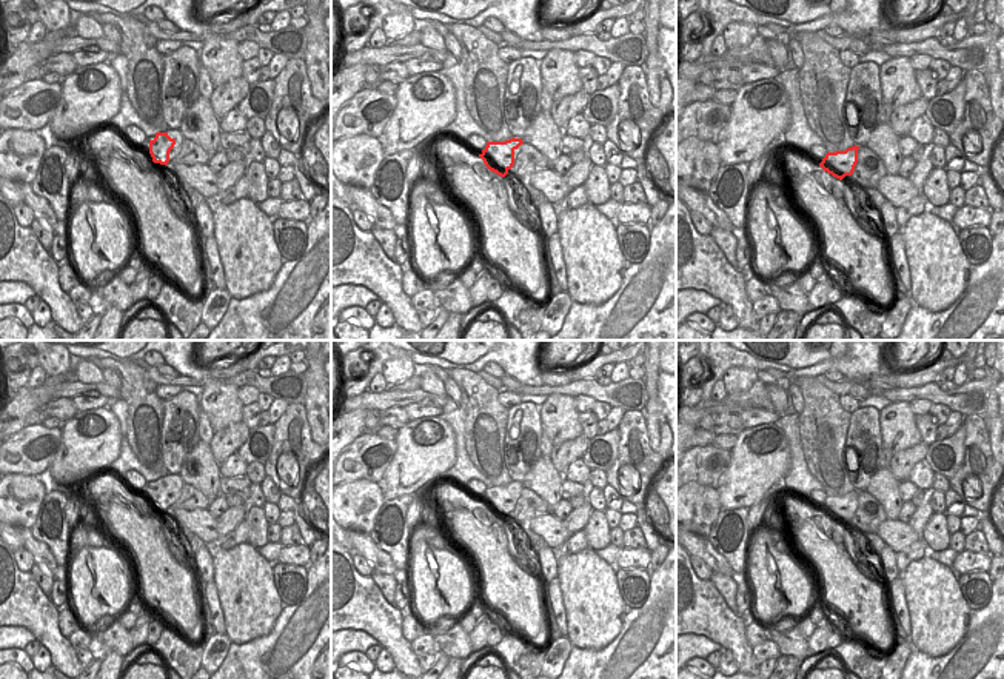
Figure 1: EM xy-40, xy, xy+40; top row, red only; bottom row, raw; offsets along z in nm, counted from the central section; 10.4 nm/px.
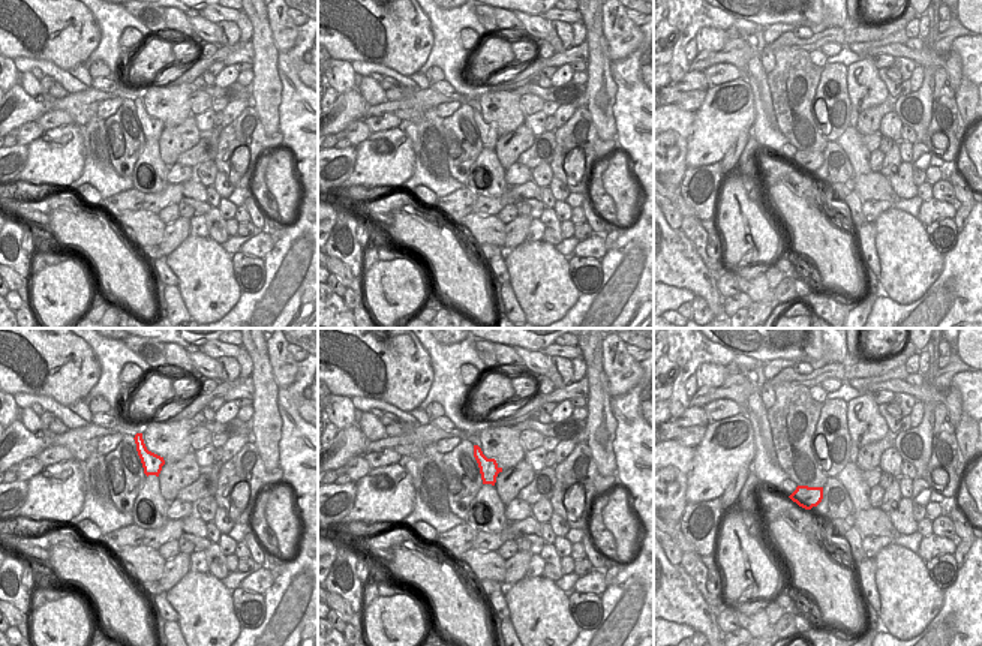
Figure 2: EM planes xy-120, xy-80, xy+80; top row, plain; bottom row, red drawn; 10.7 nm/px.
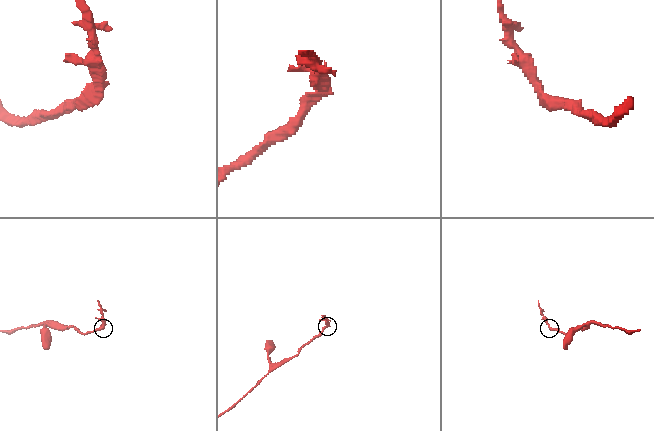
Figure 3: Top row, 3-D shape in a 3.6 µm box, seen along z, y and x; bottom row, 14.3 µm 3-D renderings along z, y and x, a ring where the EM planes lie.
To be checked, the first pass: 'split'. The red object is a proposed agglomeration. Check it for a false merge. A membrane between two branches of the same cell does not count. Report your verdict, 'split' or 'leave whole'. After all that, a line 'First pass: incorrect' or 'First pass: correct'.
split
First pass: correct

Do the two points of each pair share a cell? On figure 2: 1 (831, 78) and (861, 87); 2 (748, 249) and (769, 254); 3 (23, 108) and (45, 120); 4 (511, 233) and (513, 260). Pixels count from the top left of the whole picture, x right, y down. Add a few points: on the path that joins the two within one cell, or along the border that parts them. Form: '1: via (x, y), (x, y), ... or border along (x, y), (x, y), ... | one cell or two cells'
1: via (838, 83), (841, 86), (853, 86) | one cell
2: border along (775, 225), (750, 239), (757, 249), (754, 263) | two cells
3: border along (51, 110), (35, 120) | two cells
4: border along (526, 240), (504, 254) | two cells

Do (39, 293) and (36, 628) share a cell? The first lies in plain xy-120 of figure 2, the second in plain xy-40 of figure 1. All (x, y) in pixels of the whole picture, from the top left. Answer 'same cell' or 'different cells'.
different cells

